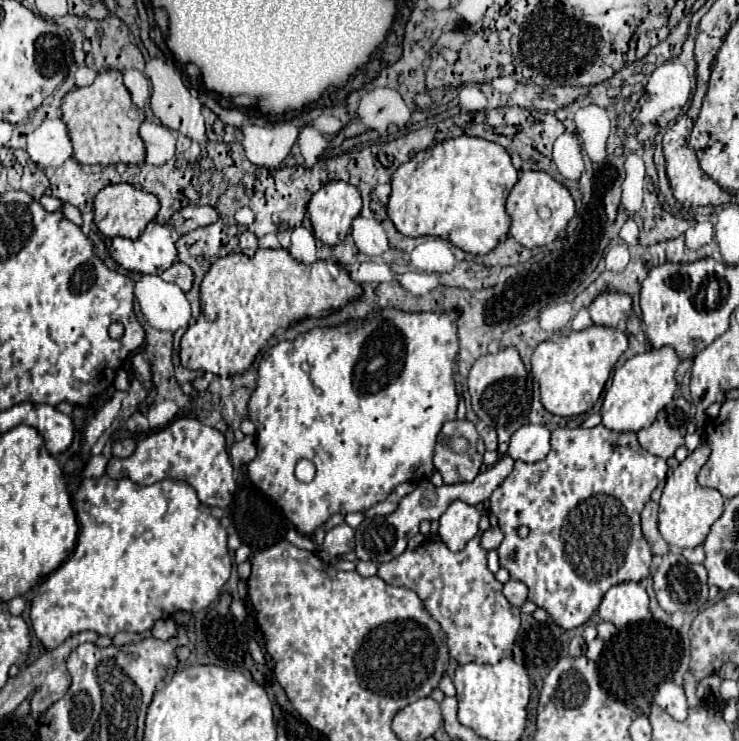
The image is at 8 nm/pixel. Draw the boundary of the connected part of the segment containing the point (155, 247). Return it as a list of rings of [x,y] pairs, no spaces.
[[[154,220],[136,240],[112,238],[108,252],[114,262],[130,272],[152,272],[160,276],[176,262],[176,246],[170,228]]]

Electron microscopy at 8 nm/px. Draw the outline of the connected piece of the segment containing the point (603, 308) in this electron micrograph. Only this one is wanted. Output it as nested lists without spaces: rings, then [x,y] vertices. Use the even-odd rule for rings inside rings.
[[[602,292],[594,298],[588,310],[594,324],[618,326],[632,312],[632,298],[624,292]]]

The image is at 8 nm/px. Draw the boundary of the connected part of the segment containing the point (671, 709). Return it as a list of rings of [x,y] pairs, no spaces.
[[[666,680],[658,686],[654,702],[676,720],[684,720],[684,716],[688,714],[688,702],[686,702],[684,690],[682,690],[682,686],[674,684],[672,680]]]

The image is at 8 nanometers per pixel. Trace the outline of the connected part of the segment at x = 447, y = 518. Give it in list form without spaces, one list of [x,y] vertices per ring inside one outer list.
[[[456,500],[442,514],[438,534],[452,552],[460,552],[466,542],[478,534],[478,522],[480,512],[474,506]]]

